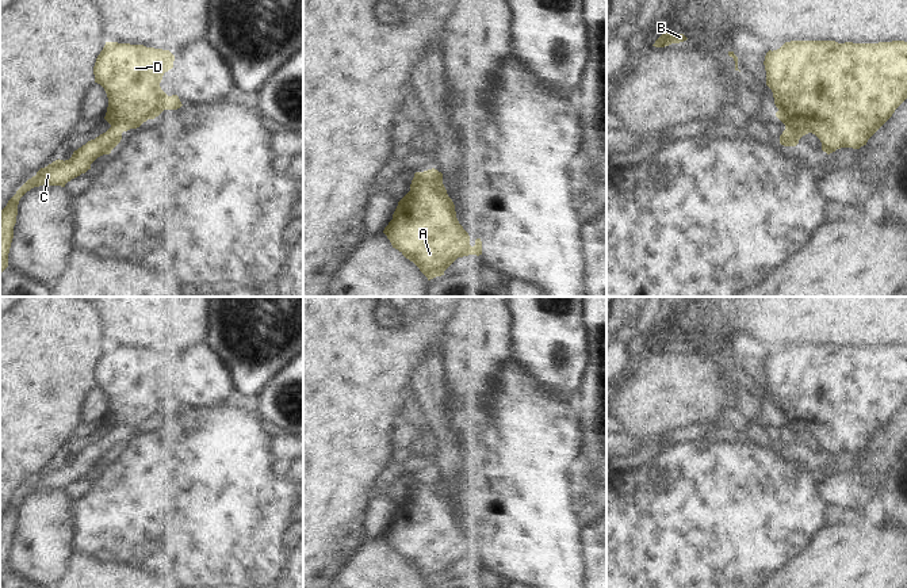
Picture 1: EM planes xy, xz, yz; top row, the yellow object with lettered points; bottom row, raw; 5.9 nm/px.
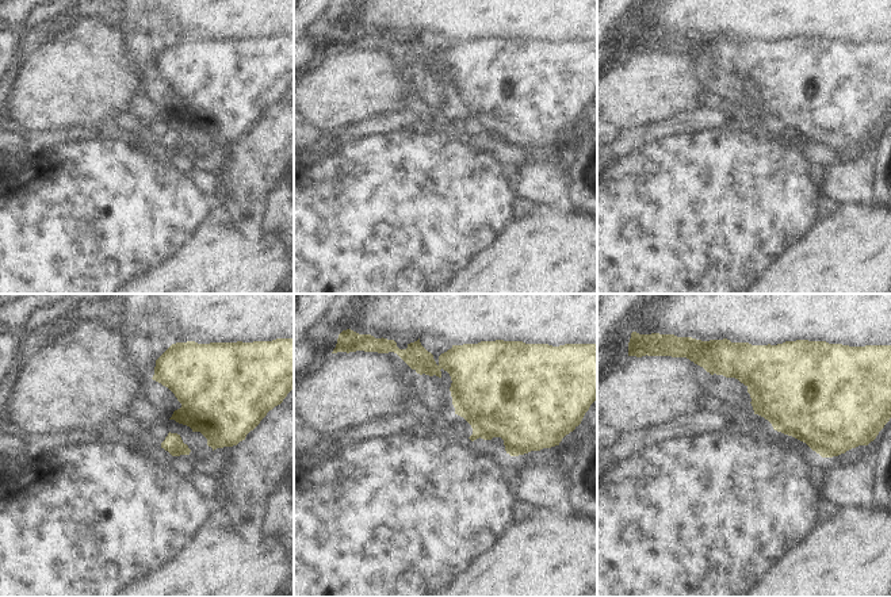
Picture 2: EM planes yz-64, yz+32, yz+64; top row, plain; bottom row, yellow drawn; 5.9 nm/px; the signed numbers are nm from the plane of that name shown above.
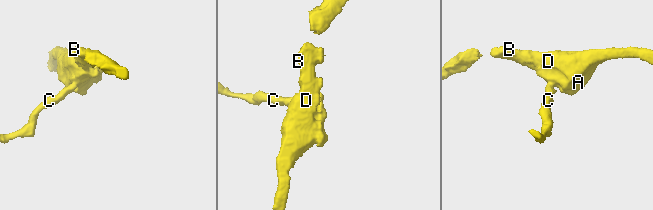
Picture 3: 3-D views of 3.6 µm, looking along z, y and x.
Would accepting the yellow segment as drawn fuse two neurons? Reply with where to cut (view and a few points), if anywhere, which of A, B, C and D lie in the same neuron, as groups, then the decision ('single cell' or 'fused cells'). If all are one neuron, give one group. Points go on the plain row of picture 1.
yz (785, 430), (793, 435), (798, 443) | A B D / C | fused cells

